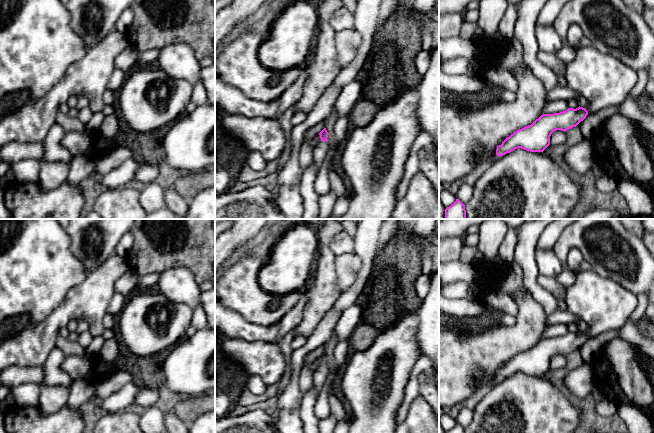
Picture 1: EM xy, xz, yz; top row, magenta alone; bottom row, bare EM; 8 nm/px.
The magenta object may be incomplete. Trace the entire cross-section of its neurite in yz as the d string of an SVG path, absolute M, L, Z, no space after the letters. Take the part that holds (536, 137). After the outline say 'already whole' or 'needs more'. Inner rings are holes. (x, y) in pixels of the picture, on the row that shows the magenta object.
M593 45L580 47L575 58L567 65L565 79L567 86L579 92L588 102L588 107L568 108L566 111L554 114L543 114L531 125L517 130L507 137L496 149L497 156L521 148L530 152L543 152L550 145L550 136L556 130L567 131L583 121L589 112L616 106L624 101L638 82L638 73L616 57L602 53Z; needs more

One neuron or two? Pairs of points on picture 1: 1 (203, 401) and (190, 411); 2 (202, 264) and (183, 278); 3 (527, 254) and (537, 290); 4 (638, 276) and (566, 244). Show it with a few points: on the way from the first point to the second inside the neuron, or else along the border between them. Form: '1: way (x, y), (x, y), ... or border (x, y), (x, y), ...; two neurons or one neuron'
1: way (200, 404), (193, 408); one neuron
2: border (168, 268), (187, 267), (199, 284); two neurons
3: way (528, 263), (530, 281); one neuron
4: way (620, 258), (602, 241), (584, 241); one neuron

